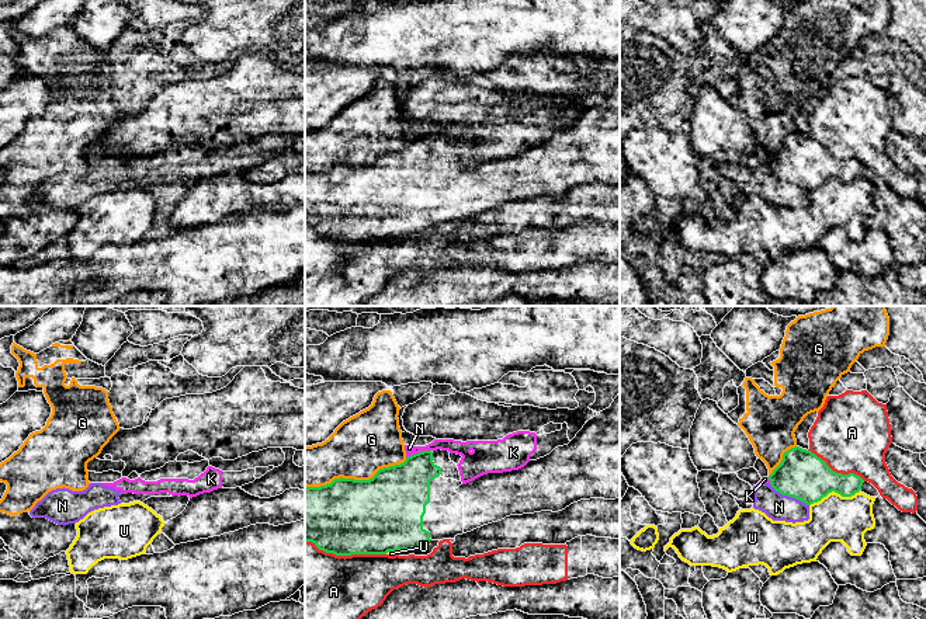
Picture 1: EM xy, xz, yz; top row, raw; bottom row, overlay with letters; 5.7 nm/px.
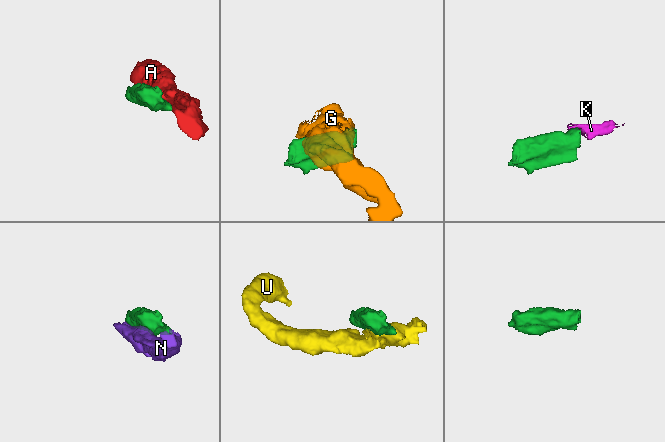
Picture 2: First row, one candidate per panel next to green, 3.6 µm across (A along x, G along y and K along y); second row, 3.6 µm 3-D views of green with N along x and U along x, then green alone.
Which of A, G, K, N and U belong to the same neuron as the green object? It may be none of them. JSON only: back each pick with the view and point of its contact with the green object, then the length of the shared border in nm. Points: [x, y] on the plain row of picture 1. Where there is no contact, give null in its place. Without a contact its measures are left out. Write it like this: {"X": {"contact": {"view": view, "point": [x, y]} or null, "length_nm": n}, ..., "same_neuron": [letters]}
{"same_neuron": []}

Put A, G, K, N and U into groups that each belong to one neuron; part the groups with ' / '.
A / G / K N / U

